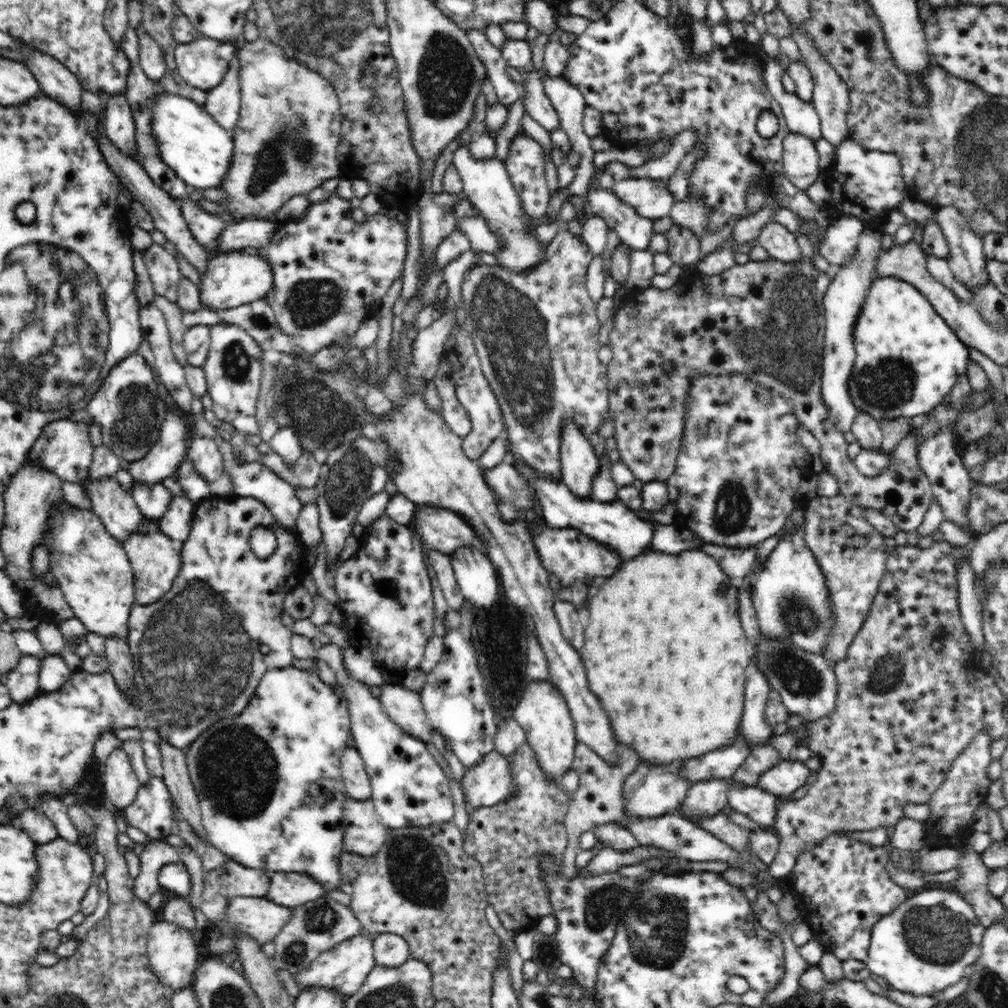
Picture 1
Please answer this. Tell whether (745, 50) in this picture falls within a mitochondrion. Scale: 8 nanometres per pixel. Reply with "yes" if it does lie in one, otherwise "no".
no

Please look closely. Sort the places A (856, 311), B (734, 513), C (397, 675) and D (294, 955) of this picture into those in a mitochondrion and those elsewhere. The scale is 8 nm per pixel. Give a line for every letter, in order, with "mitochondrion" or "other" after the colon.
A: other
B: mitochondrion
C: other
D: mitochondrion

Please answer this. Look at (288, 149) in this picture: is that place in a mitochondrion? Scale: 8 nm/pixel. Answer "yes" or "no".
yes

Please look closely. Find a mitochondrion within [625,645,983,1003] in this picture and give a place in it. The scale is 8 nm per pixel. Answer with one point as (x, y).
(936, 934)

